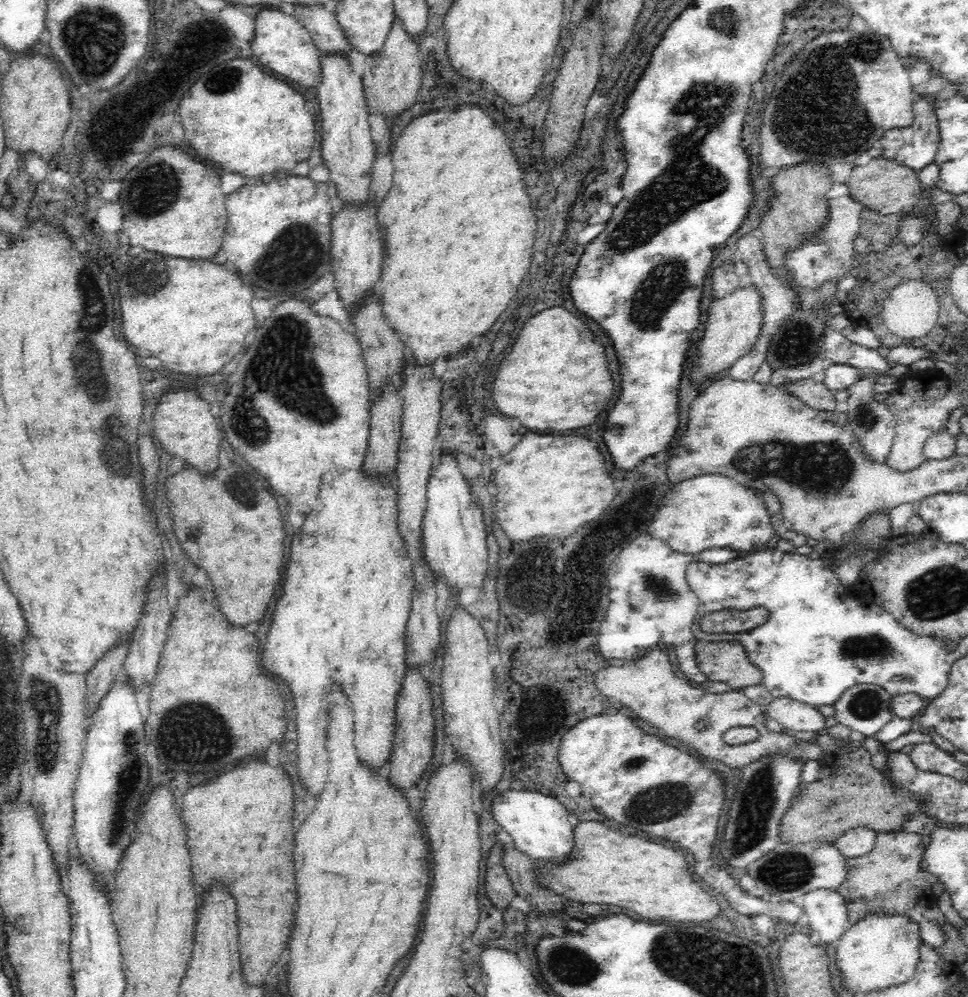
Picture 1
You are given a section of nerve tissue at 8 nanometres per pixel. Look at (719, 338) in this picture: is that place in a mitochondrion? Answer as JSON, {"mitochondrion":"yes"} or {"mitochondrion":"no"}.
{"mitochondrion":"no"}

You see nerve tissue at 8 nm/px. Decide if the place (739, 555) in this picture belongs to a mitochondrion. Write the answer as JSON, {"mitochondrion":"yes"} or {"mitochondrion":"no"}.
{"mitochondrion":"no"}

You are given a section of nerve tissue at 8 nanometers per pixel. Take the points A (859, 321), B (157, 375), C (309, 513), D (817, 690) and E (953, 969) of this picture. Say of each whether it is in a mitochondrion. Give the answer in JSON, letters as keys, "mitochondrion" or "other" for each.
{"A":"other","B":"other","C":"other","D":"other","E":"other"}

